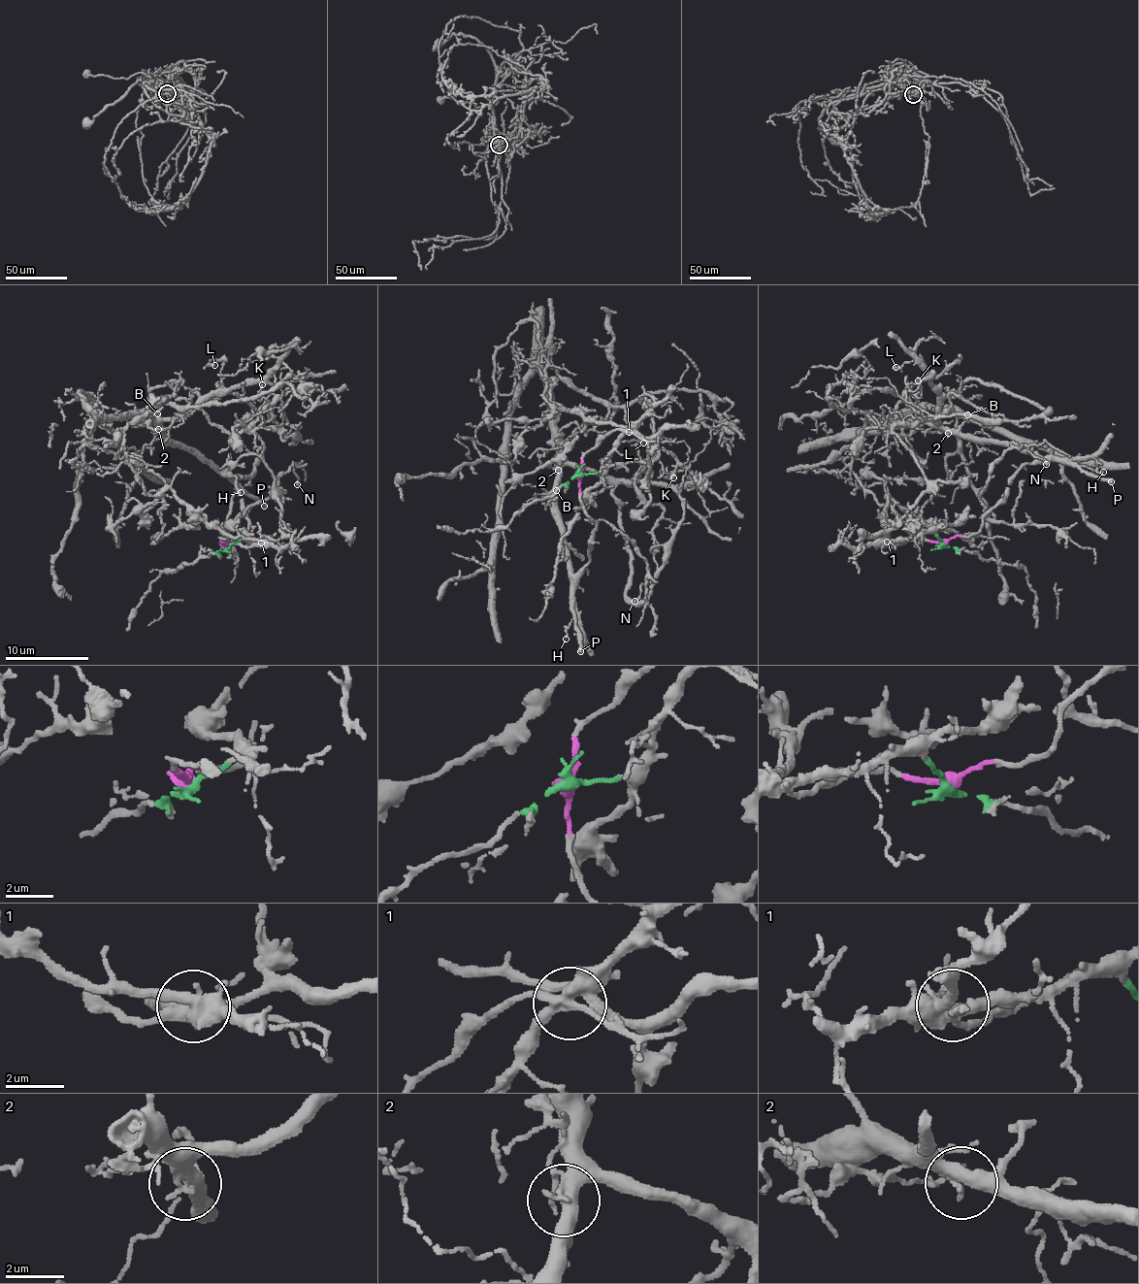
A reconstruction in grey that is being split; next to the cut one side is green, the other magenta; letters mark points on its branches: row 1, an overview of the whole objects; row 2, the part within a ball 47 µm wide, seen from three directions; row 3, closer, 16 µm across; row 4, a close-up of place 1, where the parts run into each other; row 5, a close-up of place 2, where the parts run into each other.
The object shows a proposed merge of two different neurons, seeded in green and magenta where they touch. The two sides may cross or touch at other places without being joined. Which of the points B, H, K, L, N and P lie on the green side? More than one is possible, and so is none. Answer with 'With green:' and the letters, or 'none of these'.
With green: K, N

